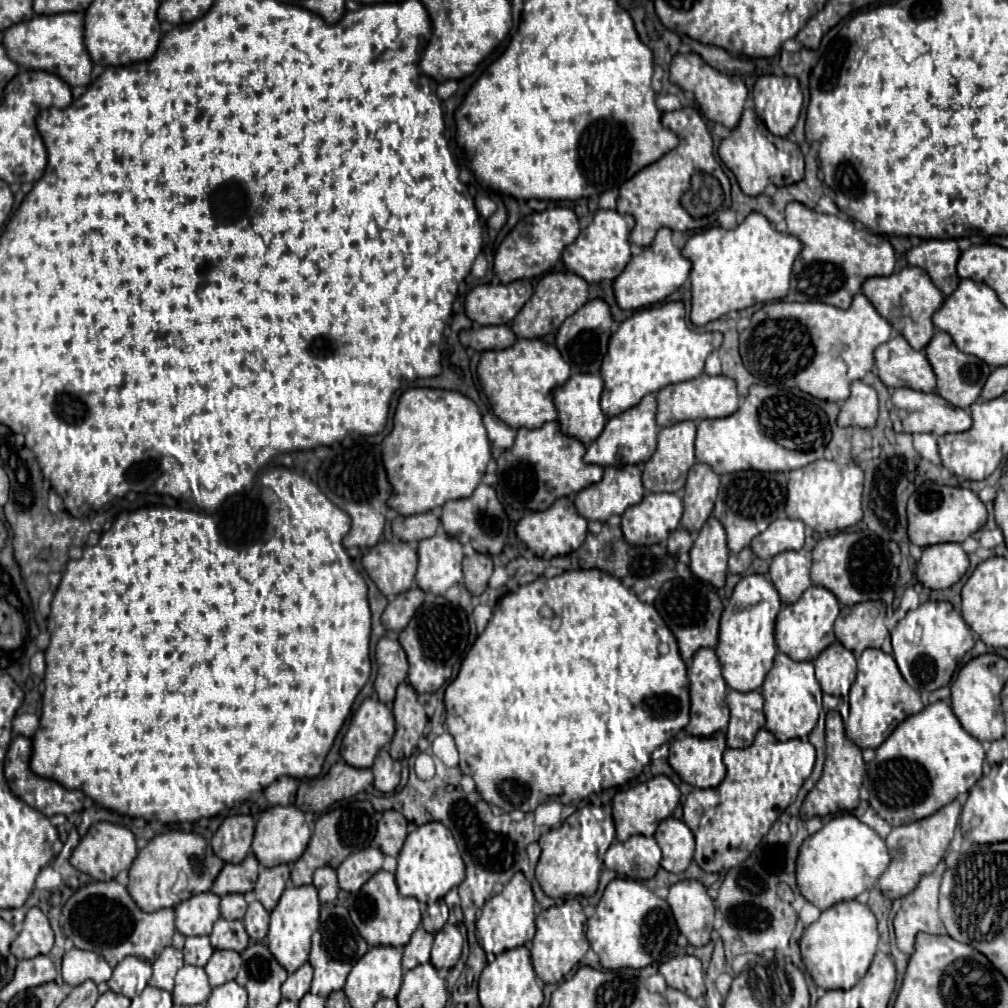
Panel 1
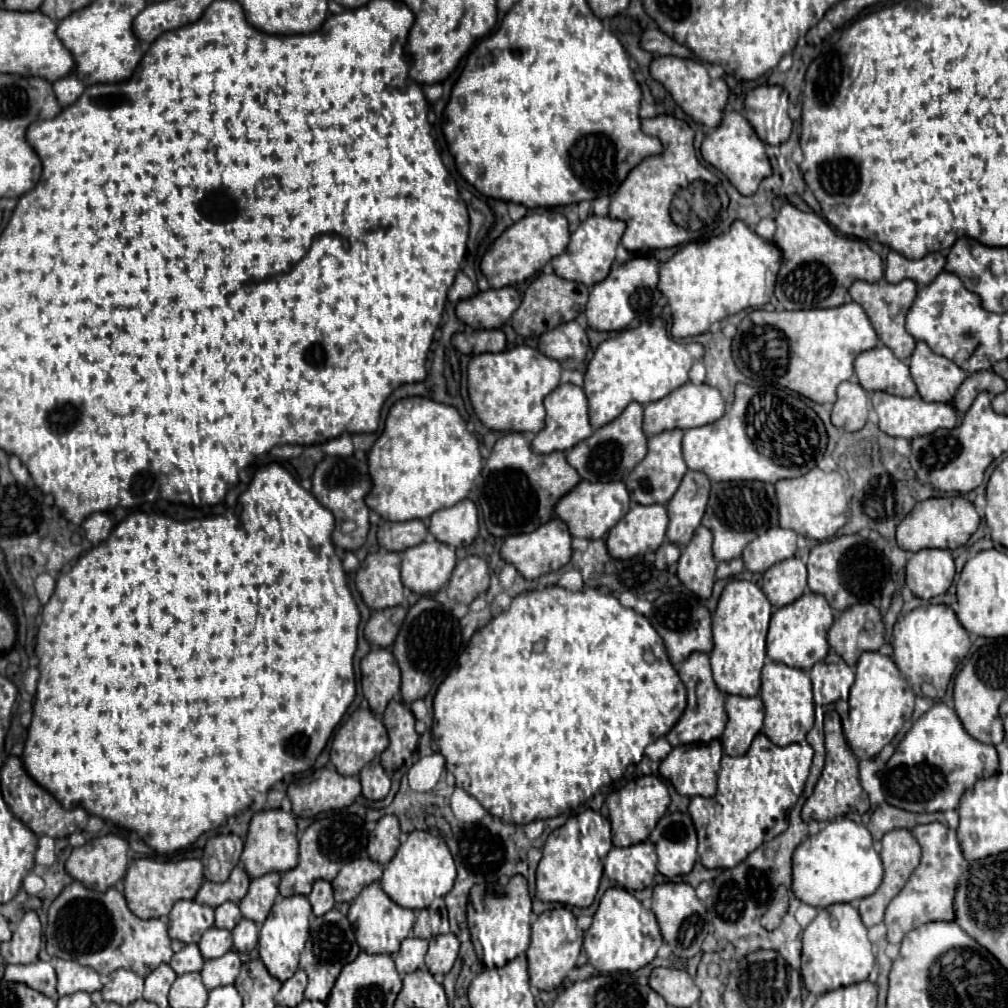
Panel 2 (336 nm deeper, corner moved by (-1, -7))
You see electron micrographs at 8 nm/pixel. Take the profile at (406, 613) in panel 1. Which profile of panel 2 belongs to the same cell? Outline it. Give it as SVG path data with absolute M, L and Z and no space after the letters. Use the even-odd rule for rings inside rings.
M403 607L375 611L365 625L365 639L377 647L391 647L397 631L405 619L405 613L407 611Z

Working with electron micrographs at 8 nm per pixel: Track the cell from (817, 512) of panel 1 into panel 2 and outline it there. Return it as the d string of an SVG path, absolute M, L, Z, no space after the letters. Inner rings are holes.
M815 467L807 475L801 475L797 479L777 481L775 491L779 507L779 525L793 529L807 539L825 541L847 523L849 503L845 495L845 481L839 471L821 471L819 467Z

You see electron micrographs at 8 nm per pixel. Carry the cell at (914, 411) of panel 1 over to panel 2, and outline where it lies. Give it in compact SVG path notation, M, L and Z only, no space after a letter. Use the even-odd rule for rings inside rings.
M873 393L871 405L879 415L879 429L891 437L903 437L903 439L915 439L919 435L929 435L937 429L953 429L957 427L957 411L949 403L927 403L919 395L903 399L889 393Z

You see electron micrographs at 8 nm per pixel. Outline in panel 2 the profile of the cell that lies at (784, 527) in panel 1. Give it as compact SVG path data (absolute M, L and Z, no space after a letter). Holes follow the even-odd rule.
M771 527L743 549L743 563L751 573L763 573L771 565L793 557L795 551L797 533L783 527Z

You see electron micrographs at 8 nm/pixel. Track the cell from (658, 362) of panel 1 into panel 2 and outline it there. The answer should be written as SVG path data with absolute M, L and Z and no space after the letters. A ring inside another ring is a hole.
M663 319L641 323L635 329L625 329L617 337L603 341L587 363L583 385L589 401L591 427L599 429L611 423L611 419L615 419L615 415L619 415L619 411L623 411L631 401L641 405L659 401L673 389L685 385L689 381L687 373L693 361L695 359L689 355L685 345L669 337Z

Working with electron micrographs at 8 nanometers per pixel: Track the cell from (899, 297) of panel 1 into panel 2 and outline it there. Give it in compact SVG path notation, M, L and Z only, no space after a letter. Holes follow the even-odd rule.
M905 279L901 283L895 283L895 285L891 285L887 281L877 281L877 283L855 281L849 287L849 295L851 295L851 299L855 303L859 303L865 309L865 313L867 313L867 317L869 317L875 333L881 339L881 343L887 345L895 353L897 359L907 361L911 357L913 349L915 349L915 339L905 331L905 315L907 315L911 303L915 301L917 285L913 281L909 281L909 279Z

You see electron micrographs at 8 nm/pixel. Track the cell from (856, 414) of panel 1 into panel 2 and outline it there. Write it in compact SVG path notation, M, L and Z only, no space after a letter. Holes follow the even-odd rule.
M849 379L837 387L837 401L831 411L831 423L845 431L859 431L867 423L869 399L865 389Z

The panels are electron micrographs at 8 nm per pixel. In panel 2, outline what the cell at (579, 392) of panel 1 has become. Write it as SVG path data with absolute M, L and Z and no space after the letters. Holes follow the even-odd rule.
M565 383L555 387L547 397L545 397L545 409L547 409L547 417L545 417L545 427L533 437L531 441L531 449L537 455L547 455L553 451L569 451L575 443L587 439L587 435L591 435L591 425L589 425L589 413L587 413L587 397L583 393L581 387Z

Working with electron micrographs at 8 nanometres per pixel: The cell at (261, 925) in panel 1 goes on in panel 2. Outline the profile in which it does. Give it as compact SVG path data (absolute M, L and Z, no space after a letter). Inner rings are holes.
M241 919L237 923L237 927L231 931L233 935L233 947L239 951L239 953L249 953L257 947L257 941L259 941L259 925L249 921L249 919Z

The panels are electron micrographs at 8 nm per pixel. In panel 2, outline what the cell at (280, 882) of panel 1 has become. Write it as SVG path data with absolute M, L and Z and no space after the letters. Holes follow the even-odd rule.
M267 873L267 875L251 881L247 895L239 901L239 909L245 919L255 921L257 925L261 925L267 919L277 895L279 895L279 891L277 891L279 879L281 879L279 873Z

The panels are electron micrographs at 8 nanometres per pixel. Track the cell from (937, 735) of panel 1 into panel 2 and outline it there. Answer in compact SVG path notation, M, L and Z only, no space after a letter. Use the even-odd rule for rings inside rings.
M937 701L897 745L883 771L883 787L887 803L899 809L913 813L949 811L959 805L959 799L967 787L973 787L977 779L991 777L997 769L999 757L995 745L973 739L963 729L955 709Z

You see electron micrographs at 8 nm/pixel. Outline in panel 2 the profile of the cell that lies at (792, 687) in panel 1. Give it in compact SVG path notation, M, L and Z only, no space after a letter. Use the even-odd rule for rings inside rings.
M765 663L761 671L761 699L765 705L765 717L762 732L775 745L791 745L803 743L805 735L811 731L815 715L813 715L813 691L811 679L803 669L787 667L785 663Z

